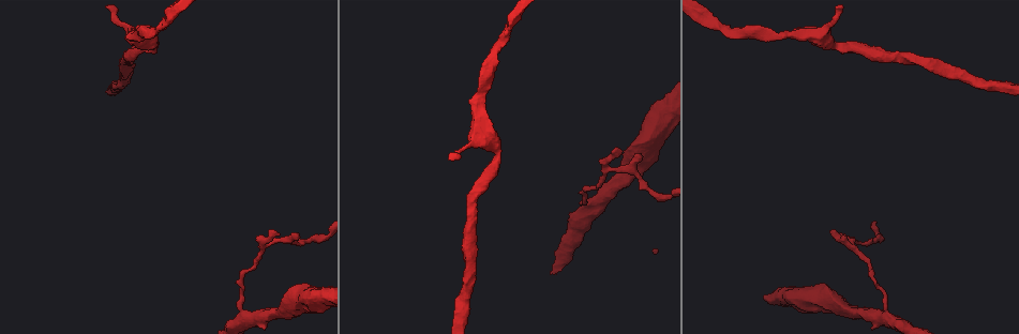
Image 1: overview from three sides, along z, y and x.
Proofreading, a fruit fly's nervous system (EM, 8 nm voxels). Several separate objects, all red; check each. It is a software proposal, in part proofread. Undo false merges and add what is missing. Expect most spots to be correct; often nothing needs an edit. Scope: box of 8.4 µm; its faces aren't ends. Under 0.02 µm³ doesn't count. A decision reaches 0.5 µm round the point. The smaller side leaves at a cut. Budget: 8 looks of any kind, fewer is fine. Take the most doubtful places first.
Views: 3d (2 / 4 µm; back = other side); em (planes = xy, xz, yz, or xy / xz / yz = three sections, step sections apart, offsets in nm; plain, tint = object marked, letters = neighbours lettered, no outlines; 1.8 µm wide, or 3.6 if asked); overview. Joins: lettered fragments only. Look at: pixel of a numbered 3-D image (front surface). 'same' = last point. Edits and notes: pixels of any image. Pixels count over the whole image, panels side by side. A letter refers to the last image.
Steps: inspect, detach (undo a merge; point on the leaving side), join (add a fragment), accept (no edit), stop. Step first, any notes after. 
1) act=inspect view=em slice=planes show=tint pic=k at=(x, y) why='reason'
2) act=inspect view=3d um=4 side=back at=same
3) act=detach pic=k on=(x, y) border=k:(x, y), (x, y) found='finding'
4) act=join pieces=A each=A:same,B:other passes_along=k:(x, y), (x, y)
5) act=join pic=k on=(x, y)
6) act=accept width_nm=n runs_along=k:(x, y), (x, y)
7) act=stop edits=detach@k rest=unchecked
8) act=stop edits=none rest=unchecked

act=inspect view=3d um=2 pic=1 at=(279, 232) why='tapers out'

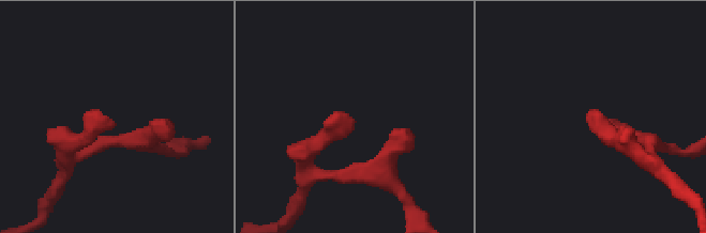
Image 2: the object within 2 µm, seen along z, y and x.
act=inspect view=em slice=planes show=letters pic=2 at=(594, 127) why='now the EM'

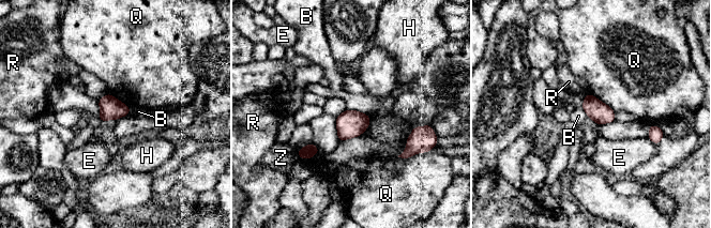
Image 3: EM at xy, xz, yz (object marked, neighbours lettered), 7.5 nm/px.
act=accept longest_contact=Q:180nm each=B:other,E:other,H:other,Q:other,R:other,Z:other found='none of them fits'

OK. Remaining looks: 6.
act=inspect view=3d um=2 pic=1 at=(251, 319) why='abrupt turn'

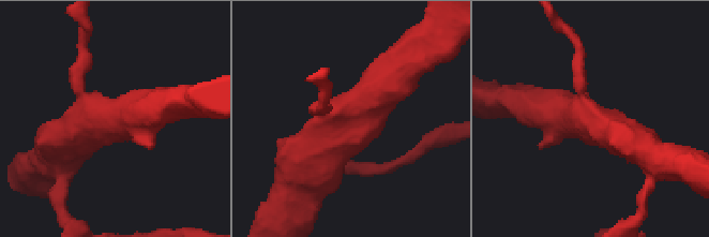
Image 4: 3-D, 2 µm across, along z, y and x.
act=inspect view=em slice=planes show=letters pic=4 at=(351, 110) why='now the EM'

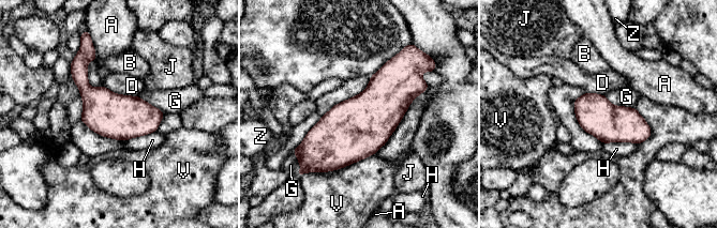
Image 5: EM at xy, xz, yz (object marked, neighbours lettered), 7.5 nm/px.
act=accept each=A:other,B:other,D:other,G:other,H:other,J:other,V:other,Z:other arms=3 border=5:(605, 95), (615, 105), (633, 107) found='all the same neuron'

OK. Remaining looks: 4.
act=inspect view=3d um=4 pic=1 at=(158, 33) why='thick turns thin'

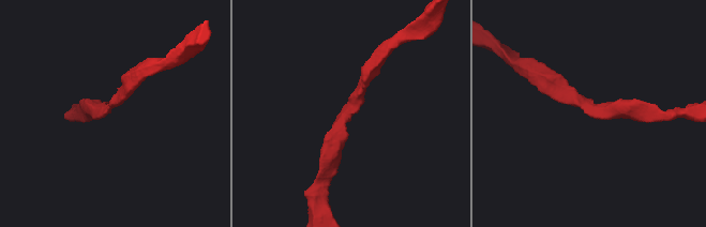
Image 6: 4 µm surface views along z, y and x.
act=inspect view=em slice=planes show=tint pic=6 at=(351, 107) arm_widths_nm=180,320 why='need the tissue'

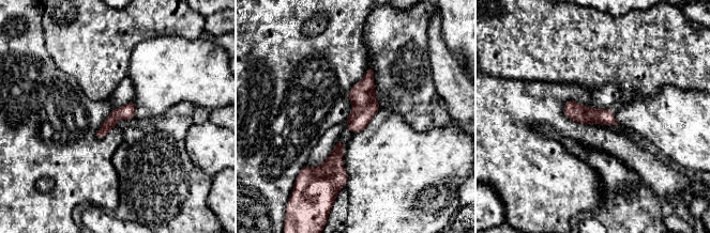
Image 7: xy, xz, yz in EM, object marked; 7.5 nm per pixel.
act=inspect view=em slice=planes show=letters at=same

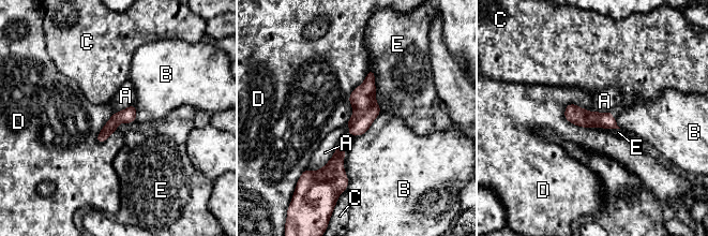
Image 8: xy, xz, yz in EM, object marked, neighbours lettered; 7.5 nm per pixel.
act=accept width_nm=110 each=A:other,B:other,C:other,D:other,E:other runs_along=8:(568, 108), (614, 126) found='continuous, no second neuron'

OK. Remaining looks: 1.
act=stop edits=none rest=unchecked

